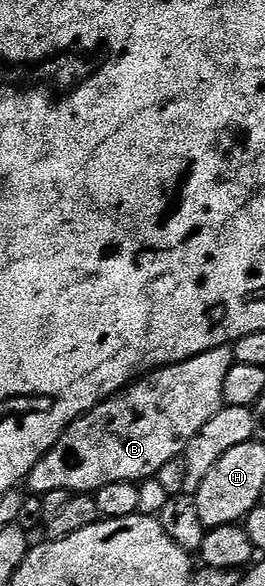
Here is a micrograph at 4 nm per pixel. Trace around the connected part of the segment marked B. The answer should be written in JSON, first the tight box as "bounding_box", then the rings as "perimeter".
{"bounding_box":[27,345,233,495],"perimeter":[[[223,345],[176,365],[165,365],[163,369],[145,373],[127,389],[121,389],[73,421],[54,448],[28,474],[27,488],[39,495],[59,489],[67,489],[72,495],[92,495],[106,487],[106,483],[139,483],[155,478],[159,474],[156,472],[166,468],[175,457],[177,460],[188,448],[190,439],[194,439],[194,435],[198,435],[198,431],[202,431],[202,427],[206,427],[206,423],[224,408],[224,384],[233,364],[231,348]]]}

